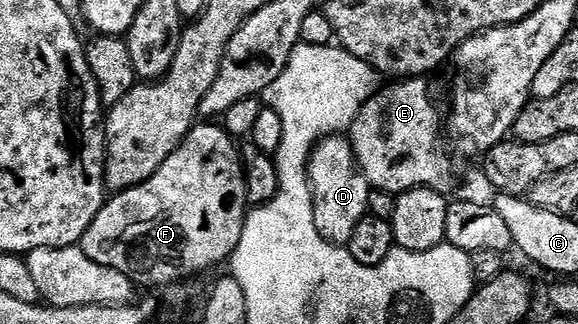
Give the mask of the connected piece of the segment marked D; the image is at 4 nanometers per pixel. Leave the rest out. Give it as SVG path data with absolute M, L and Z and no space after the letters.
M343 134L321 139L308 158L308 186L312 188L314 225L328 243L346 245L358 221L368 214L368 178L361 173L352 144Z

